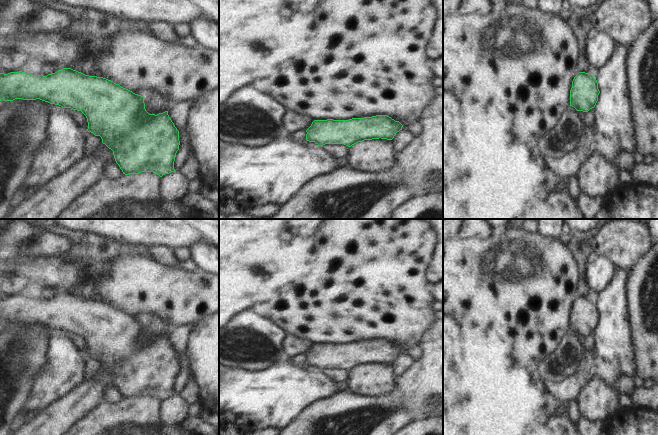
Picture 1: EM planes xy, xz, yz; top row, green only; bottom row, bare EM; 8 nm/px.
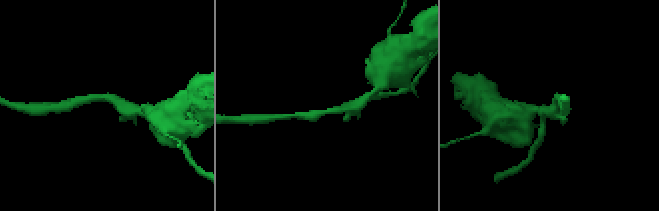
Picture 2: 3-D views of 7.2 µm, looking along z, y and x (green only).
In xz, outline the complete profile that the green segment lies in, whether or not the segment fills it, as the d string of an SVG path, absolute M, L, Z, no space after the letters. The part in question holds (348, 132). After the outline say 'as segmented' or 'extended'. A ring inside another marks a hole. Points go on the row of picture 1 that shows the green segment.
M387 115L349 120L314 120L306 130L306 140L319 146L344 144L348 147L372 139L392 140L403 125Z; as segmented

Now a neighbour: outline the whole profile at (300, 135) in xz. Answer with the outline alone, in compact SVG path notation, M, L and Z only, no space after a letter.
M297 130L295 132L291 132L288 138L296 142L300 142L303 146L306 146L308 148L317 148L319 146L318 144L306 140L306 134L306 130Z

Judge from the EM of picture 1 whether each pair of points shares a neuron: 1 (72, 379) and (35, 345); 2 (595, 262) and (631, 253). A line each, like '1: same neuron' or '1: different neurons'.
1: different neurons
2: different neurons

